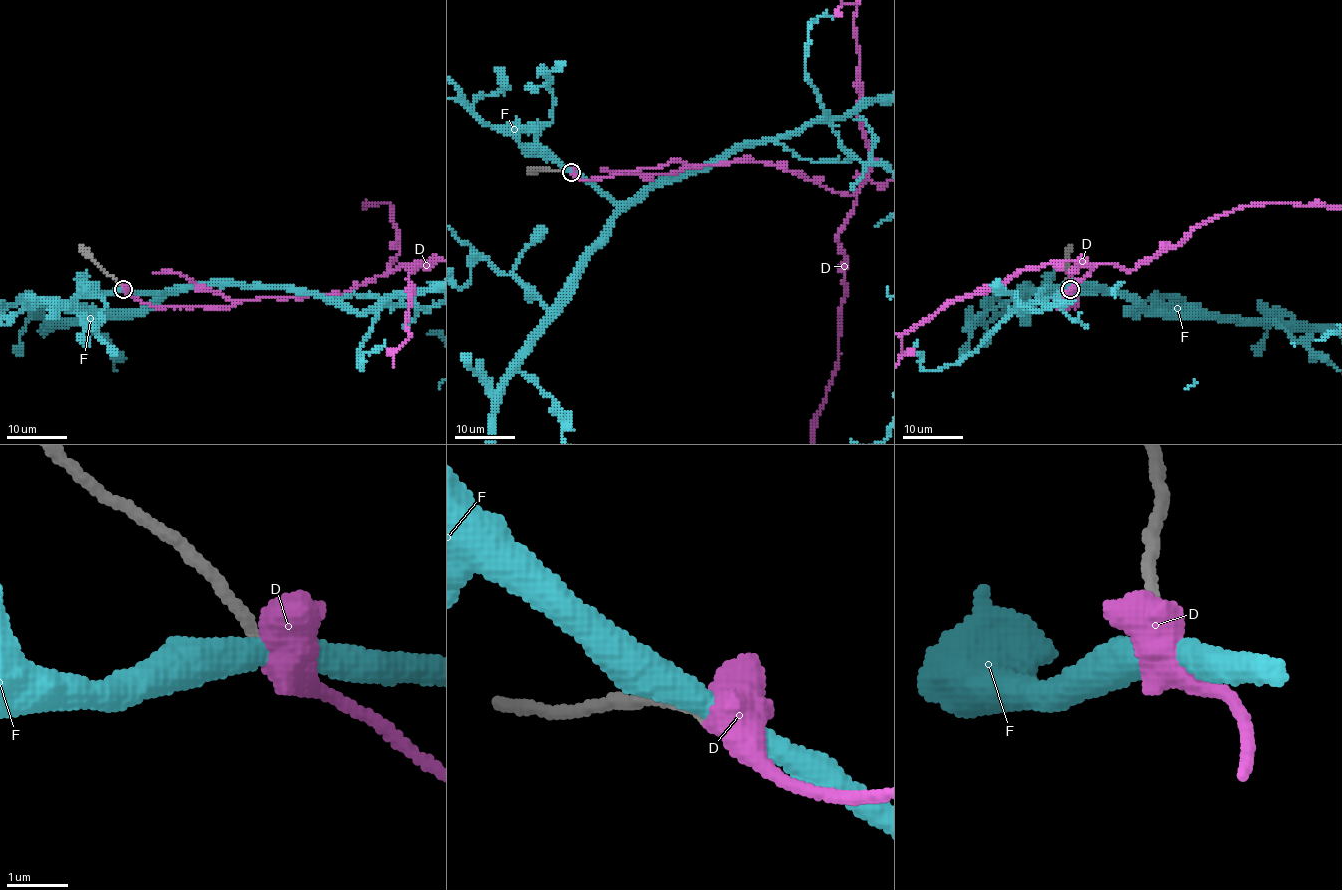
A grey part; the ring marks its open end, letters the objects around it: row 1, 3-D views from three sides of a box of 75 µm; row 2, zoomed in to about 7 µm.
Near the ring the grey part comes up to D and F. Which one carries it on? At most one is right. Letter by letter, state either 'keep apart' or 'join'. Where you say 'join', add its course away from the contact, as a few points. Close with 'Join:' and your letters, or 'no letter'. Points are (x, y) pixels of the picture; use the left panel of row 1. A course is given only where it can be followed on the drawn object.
D: join
F: keep apart
Join: D

